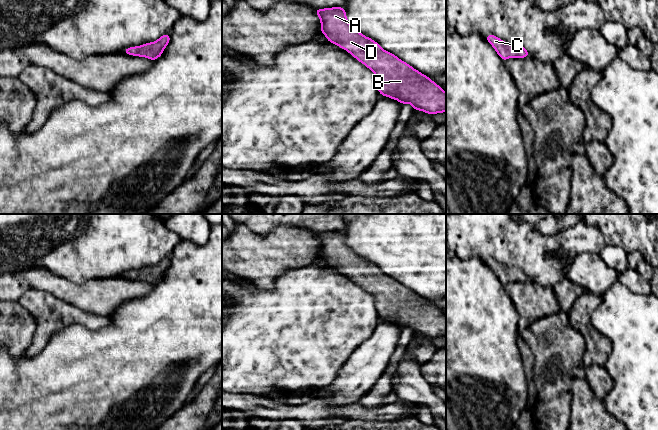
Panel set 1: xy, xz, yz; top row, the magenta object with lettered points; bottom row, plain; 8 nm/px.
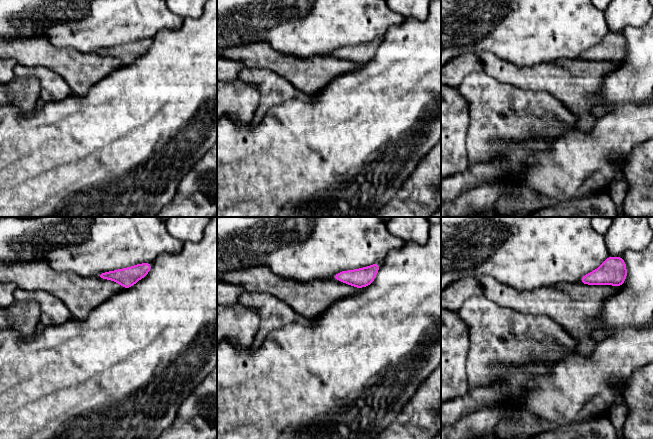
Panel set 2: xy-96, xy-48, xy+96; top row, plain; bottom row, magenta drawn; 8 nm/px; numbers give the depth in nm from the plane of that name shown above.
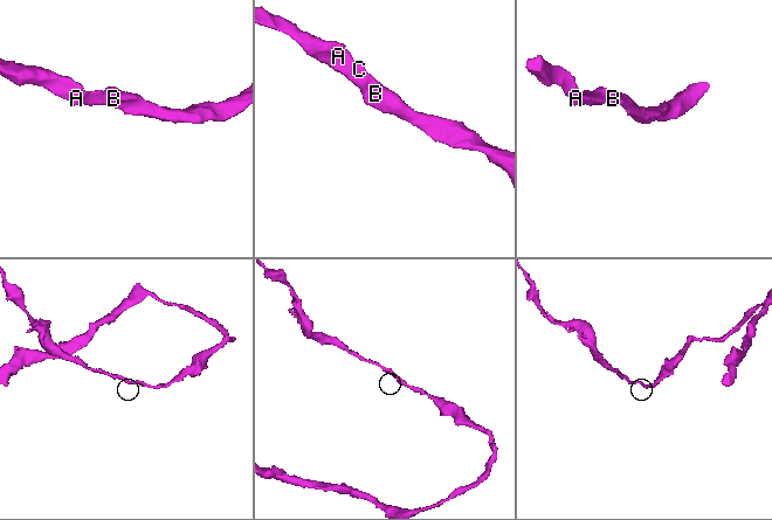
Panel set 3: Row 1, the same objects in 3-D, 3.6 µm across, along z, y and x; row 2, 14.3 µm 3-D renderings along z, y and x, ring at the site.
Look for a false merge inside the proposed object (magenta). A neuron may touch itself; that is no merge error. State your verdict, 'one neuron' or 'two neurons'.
one neuron

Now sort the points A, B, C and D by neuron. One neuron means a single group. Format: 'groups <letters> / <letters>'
groups A B C D

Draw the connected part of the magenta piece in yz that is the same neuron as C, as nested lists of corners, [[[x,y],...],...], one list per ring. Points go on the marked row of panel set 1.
[[[492,34],[485,36],[485,39],[493,46],[503,61],[506,61],[509,57],[525,58],[530,56],[530,53],[517,43],[506,43]]]

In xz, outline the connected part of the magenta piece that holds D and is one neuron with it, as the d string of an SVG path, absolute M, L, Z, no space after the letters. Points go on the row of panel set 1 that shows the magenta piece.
M343 7L314 9L321 21L320 31L330 43L345 49L359 62L375 73L375 82L380 95L398 100L401 105L410 103L415 110L428 114L446 112L446 92L429 77L417 71L393 53L382 49L373 39L361 34L347 21Z

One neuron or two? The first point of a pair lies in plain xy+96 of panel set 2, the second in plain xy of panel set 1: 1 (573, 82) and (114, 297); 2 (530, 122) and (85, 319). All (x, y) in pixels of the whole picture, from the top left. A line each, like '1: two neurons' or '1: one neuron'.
1: one neuron
2: one neuron

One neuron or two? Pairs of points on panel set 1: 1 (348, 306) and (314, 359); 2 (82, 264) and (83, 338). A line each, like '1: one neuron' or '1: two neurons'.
1: one neuron
2: two neurons

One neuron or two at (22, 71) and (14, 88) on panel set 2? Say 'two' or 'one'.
two

